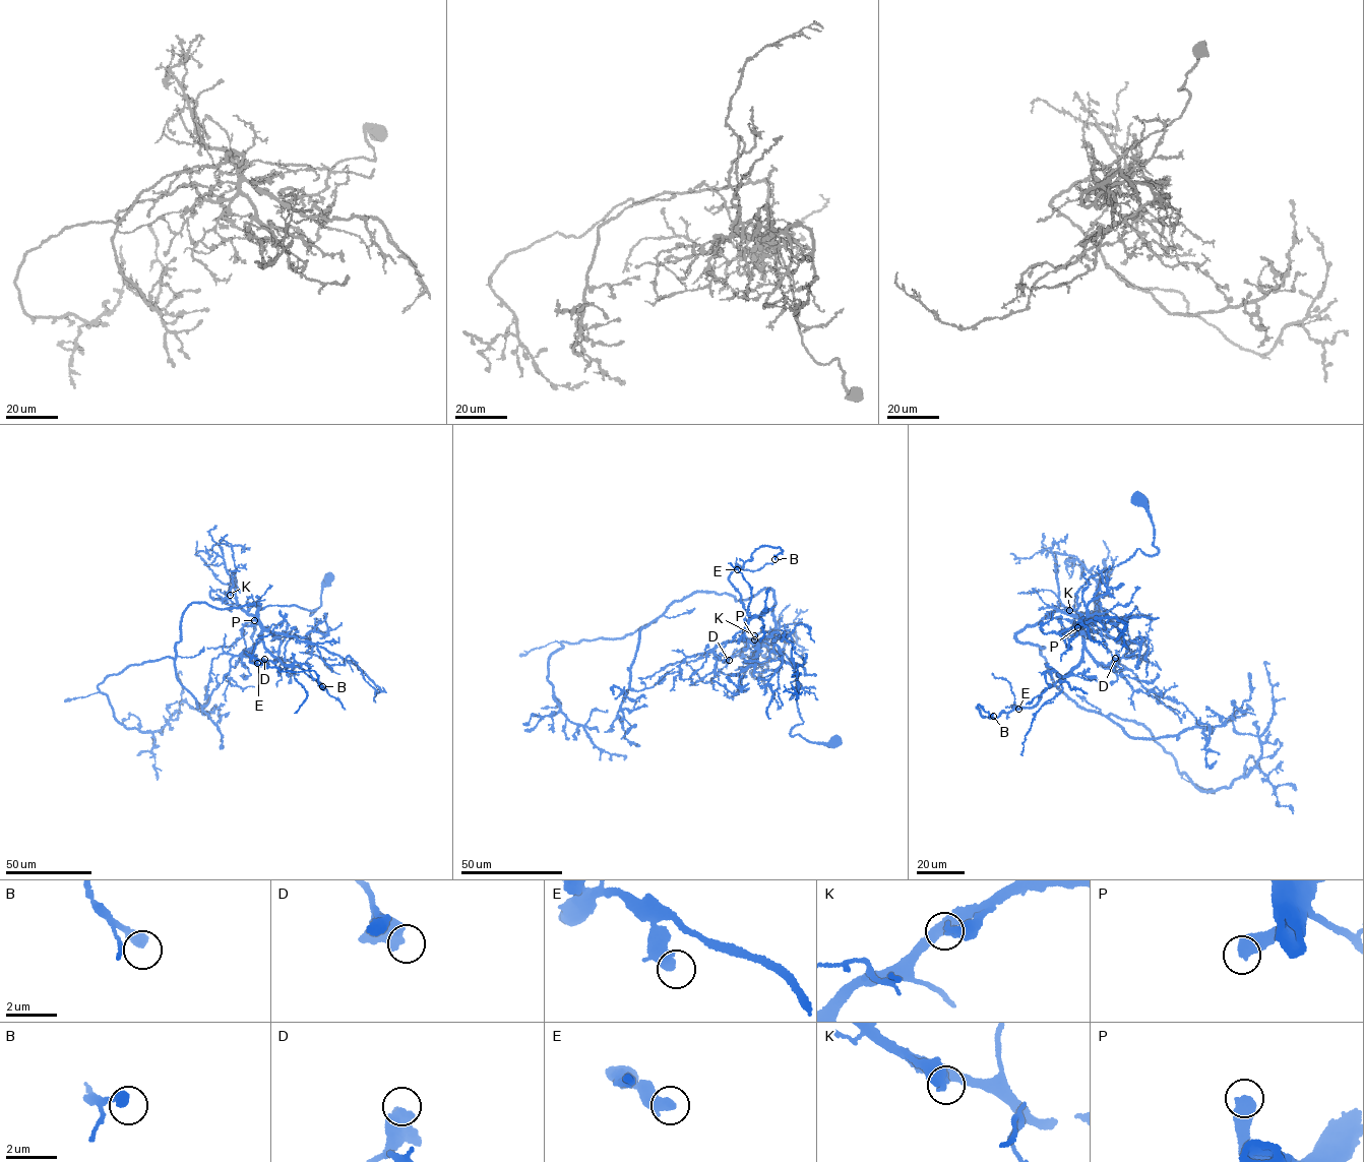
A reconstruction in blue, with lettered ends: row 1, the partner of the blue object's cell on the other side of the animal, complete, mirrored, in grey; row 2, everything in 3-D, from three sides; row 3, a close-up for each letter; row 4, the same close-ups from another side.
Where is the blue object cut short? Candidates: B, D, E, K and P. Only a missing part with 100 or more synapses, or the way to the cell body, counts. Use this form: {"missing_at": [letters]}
{"missing_at": ["P"]}

